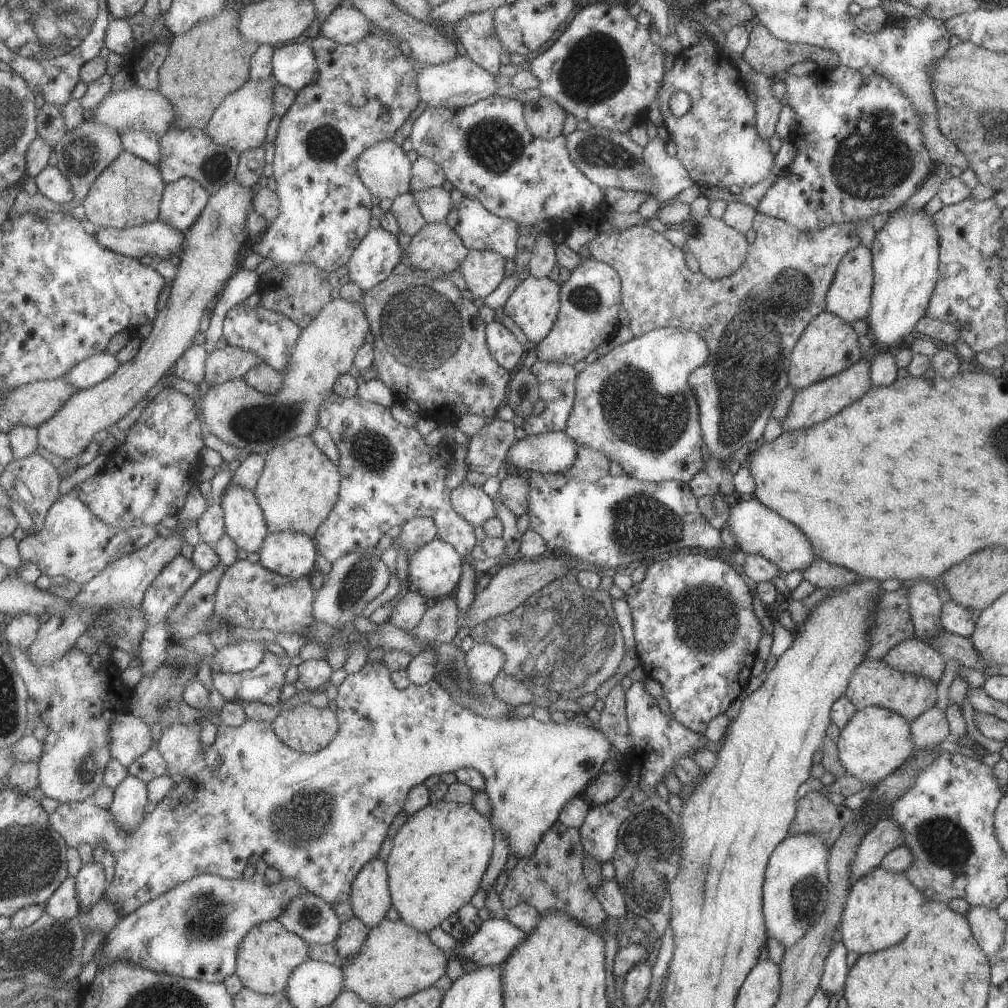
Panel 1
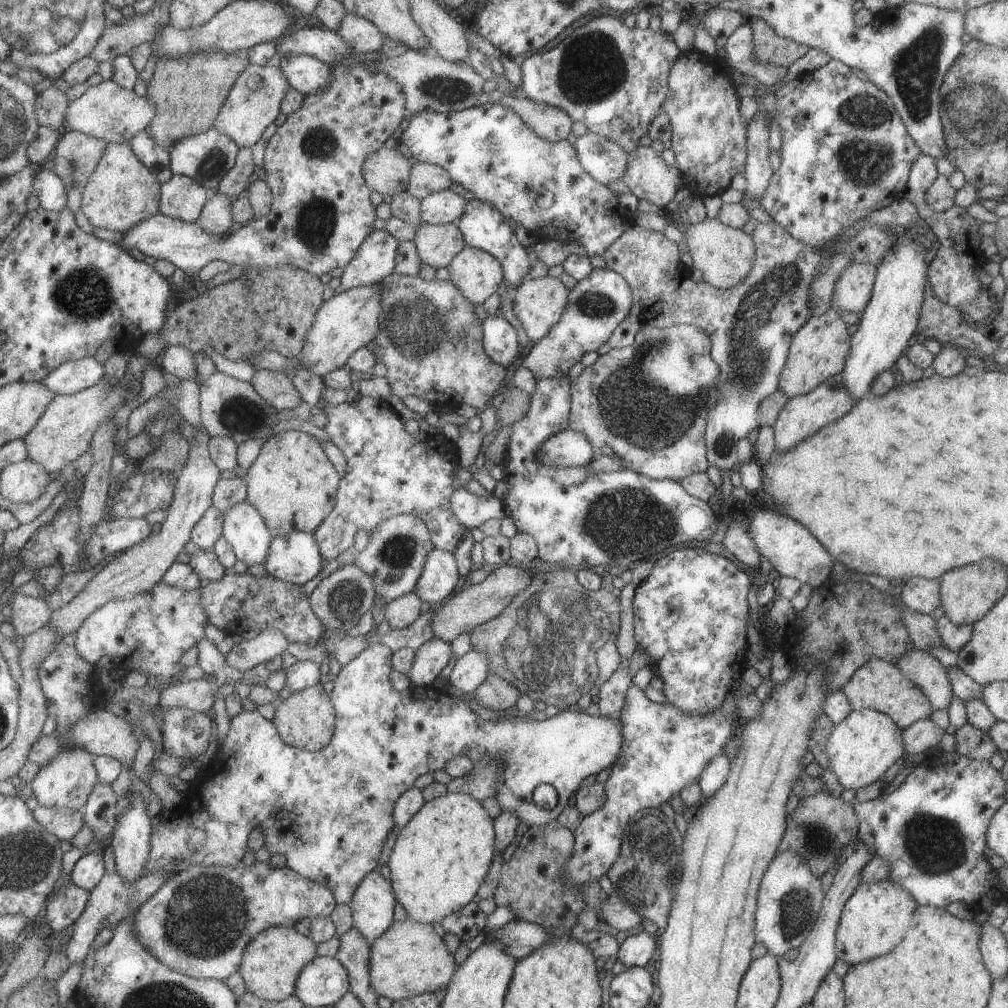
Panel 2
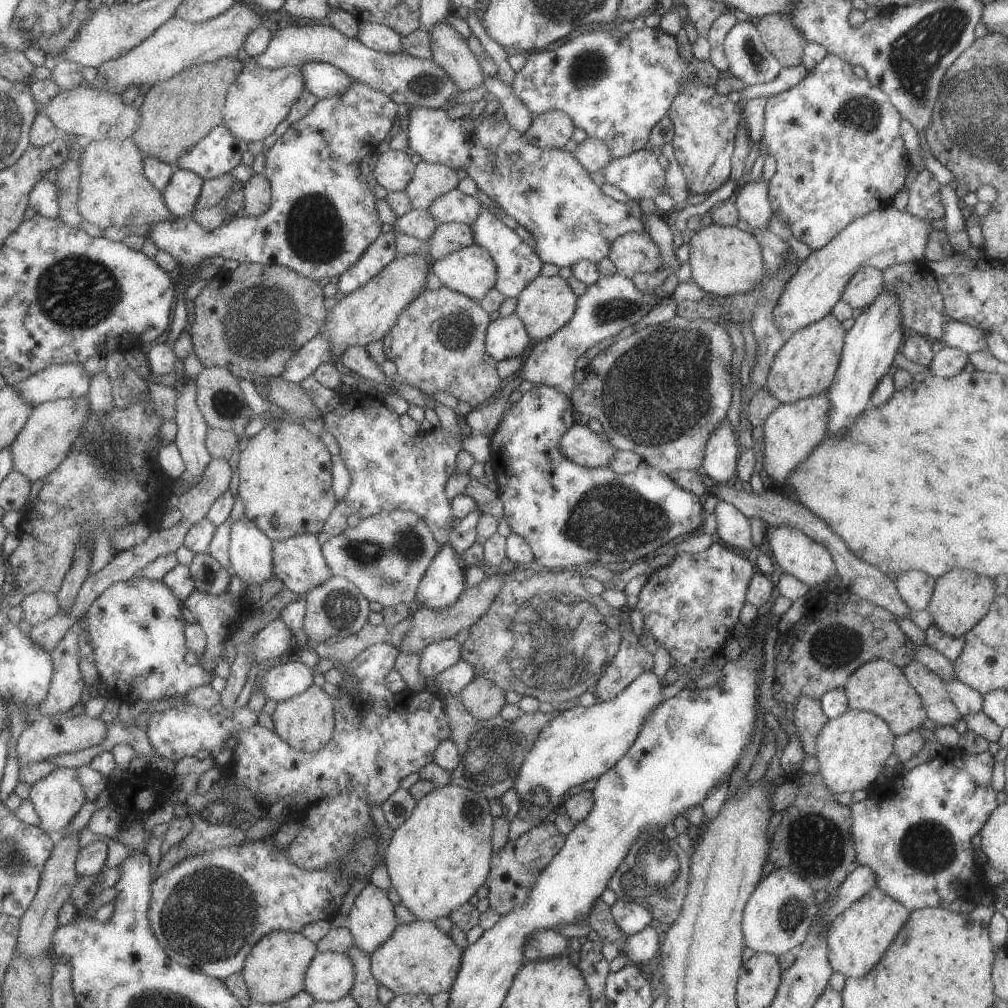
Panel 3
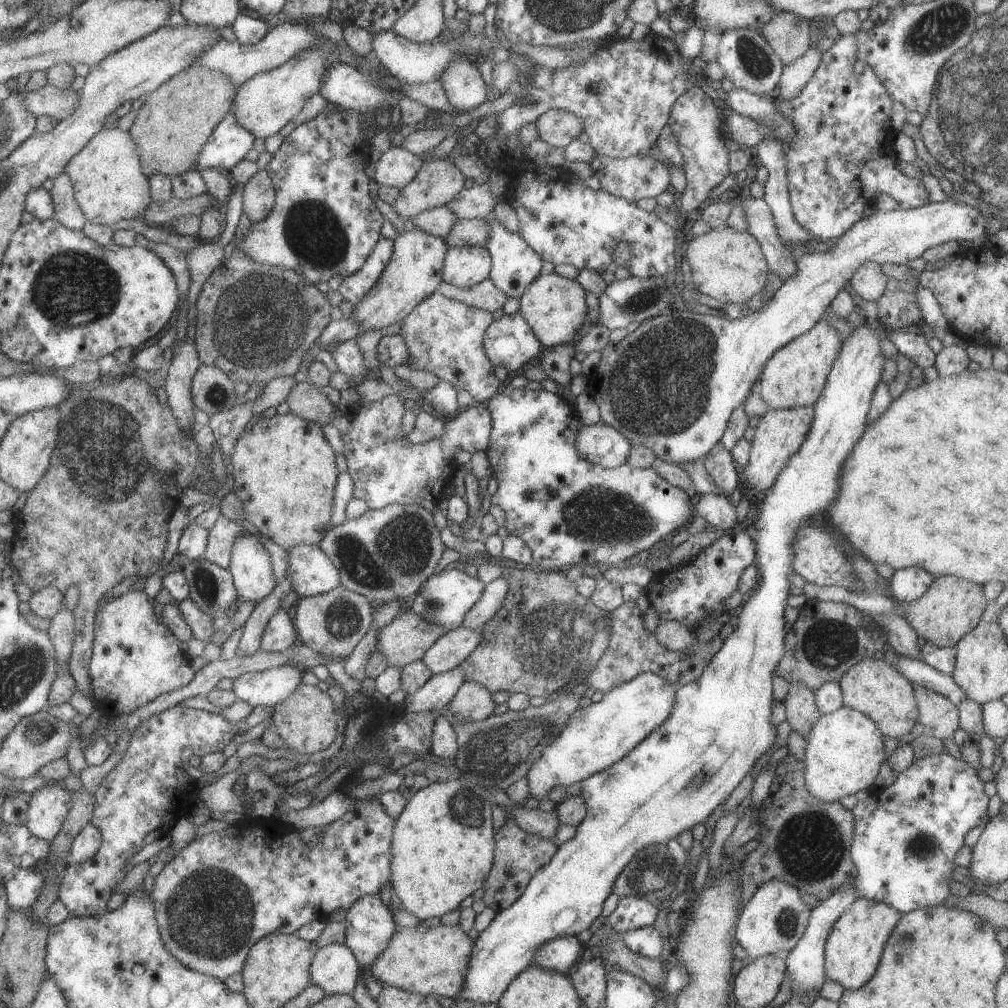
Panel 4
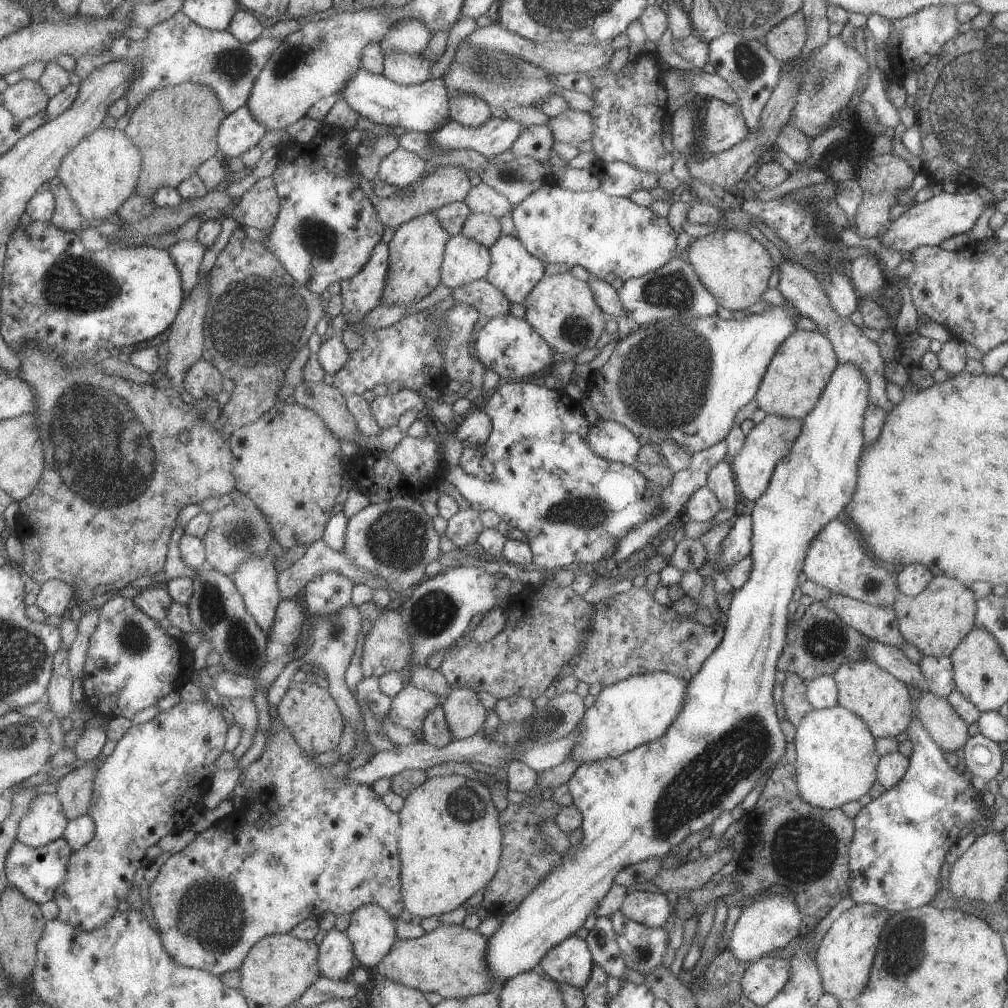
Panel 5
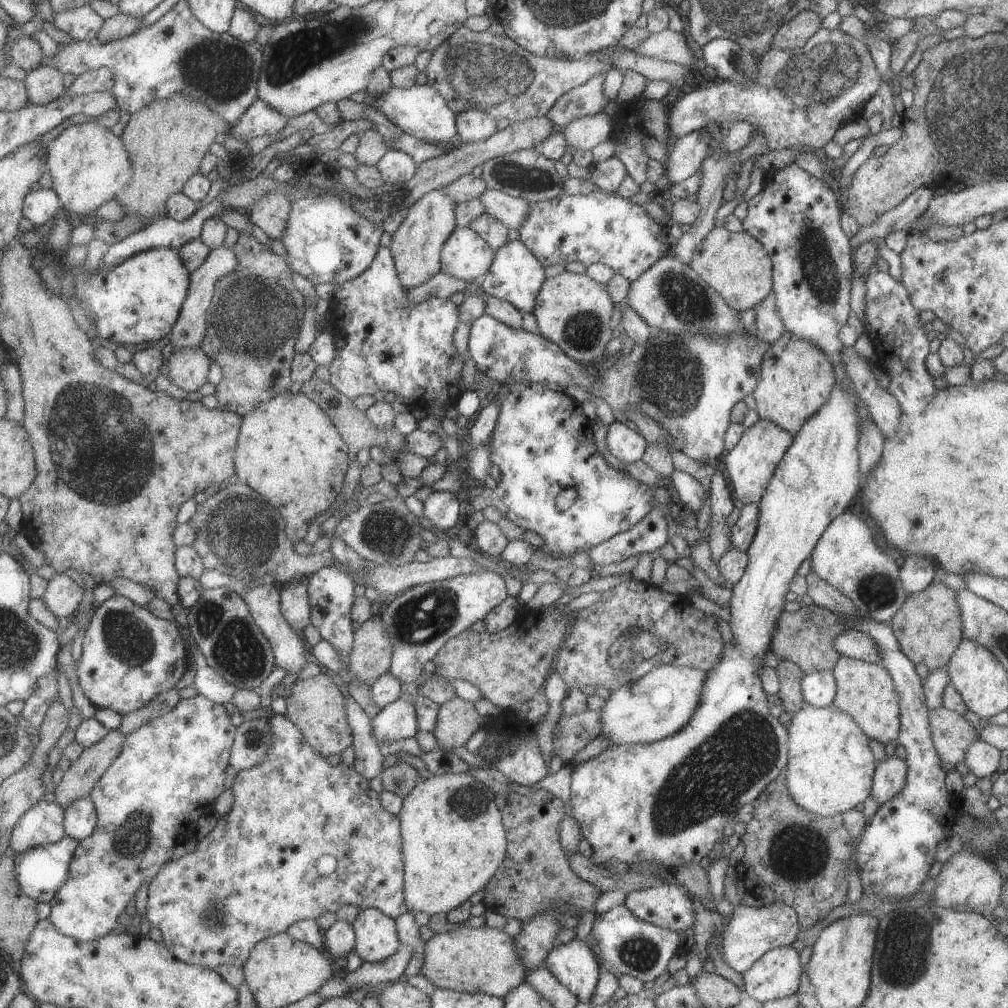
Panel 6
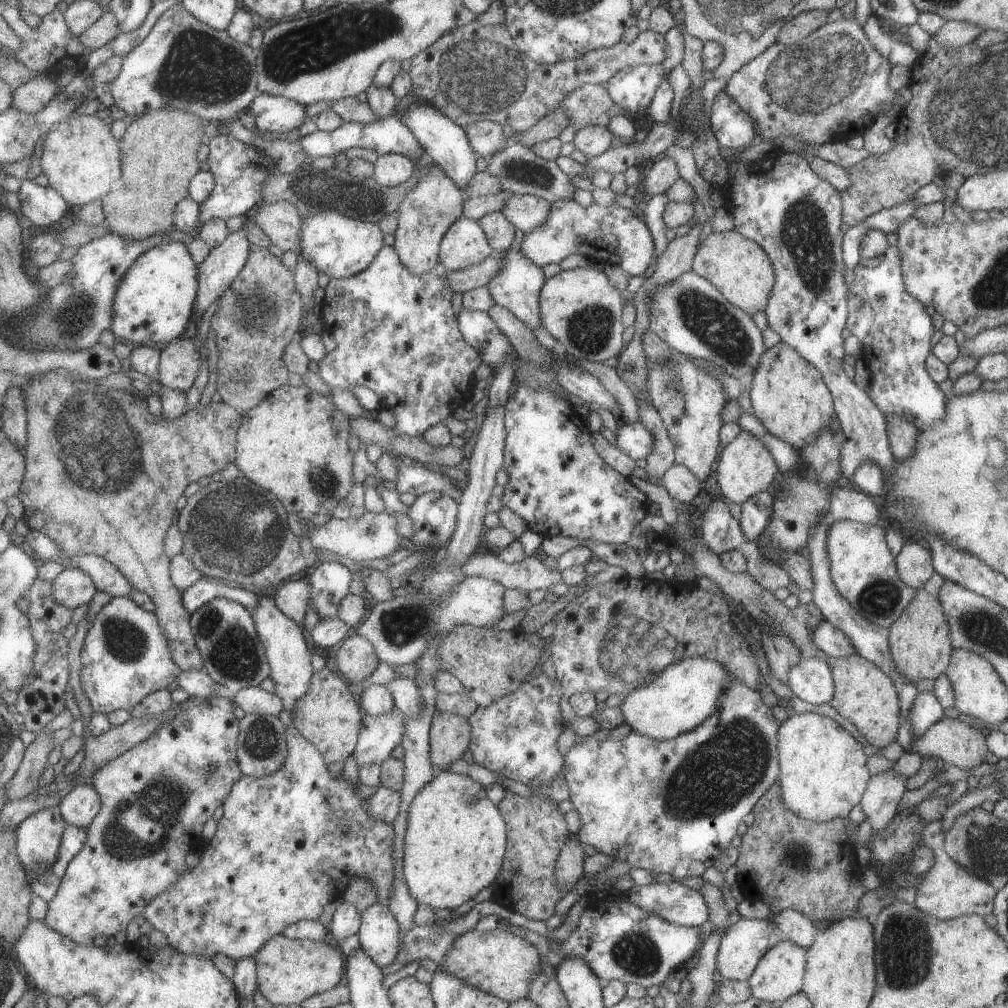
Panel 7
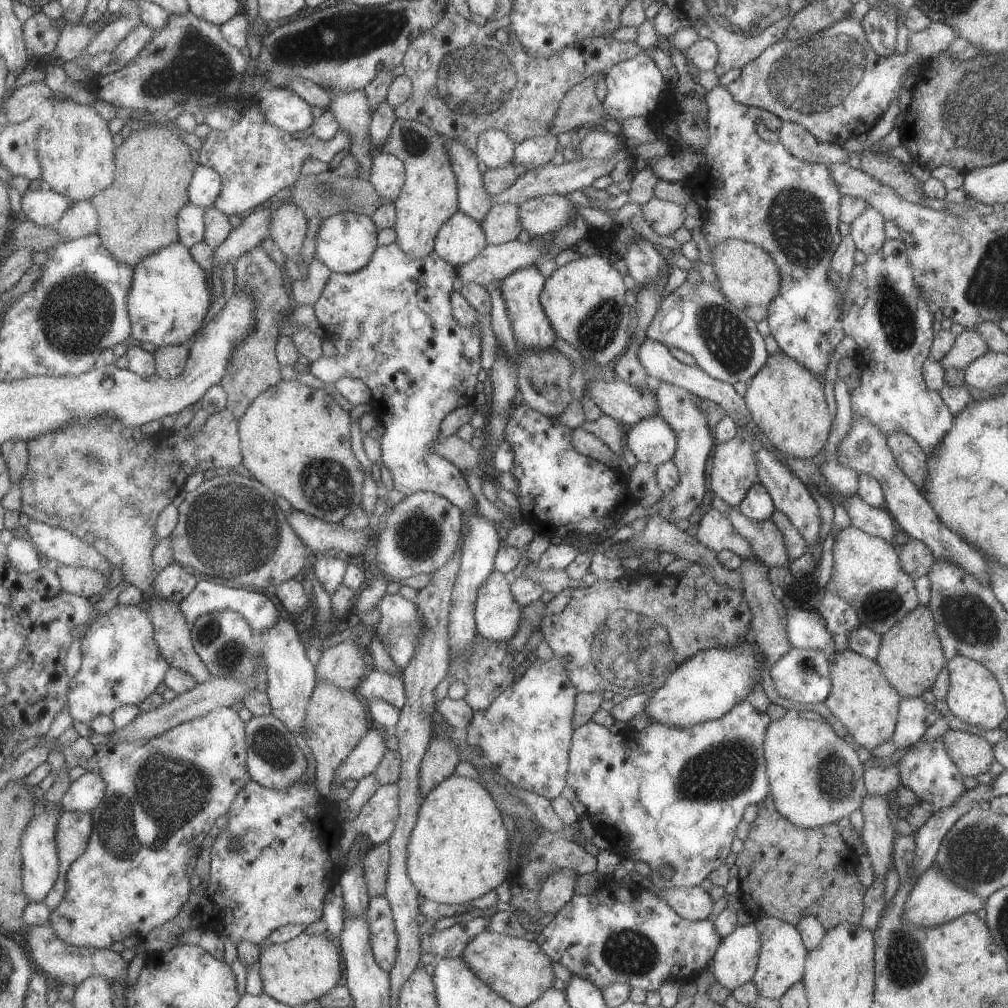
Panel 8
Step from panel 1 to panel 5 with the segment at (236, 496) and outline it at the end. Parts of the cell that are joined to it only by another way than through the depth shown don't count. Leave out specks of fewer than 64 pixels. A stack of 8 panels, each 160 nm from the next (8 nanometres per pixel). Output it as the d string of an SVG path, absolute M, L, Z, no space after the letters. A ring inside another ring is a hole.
M251 556L233 573L233 585L241 594L246 612L265 635L271 632L275 608L281 601L277 570L272 560Z

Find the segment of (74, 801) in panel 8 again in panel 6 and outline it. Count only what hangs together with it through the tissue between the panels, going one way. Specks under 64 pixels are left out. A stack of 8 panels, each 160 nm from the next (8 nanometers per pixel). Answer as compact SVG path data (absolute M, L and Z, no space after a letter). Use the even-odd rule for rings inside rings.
M90 797L79 798L66 809L66 835L81 843L95 833L98 820L99 814L95 802Z

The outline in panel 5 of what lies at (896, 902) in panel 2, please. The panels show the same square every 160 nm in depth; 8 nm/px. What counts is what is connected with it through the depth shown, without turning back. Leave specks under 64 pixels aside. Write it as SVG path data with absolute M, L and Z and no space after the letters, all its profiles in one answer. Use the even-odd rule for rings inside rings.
M855 903L850 909L844 910L839 918L831 923L827 932L820 939L820 943L816 946L816 965L819 969L822 987L824 992L832 994L838 1002L845 999L851 1000L863 991L863 987L868 981L880 932L883 930L889 915L884 908L877 905Z

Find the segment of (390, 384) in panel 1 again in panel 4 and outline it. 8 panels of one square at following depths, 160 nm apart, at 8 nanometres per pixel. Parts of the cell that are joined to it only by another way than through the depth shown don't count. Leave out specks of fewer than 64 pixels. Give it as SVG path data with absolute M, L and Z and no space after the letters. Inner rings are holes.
M435 292L424 298L405 318L401 324L398 334L403 337L407 347L409 358L406 360L406 366L410 370L427 370L438 379L444 380L450 384L456 391L468 392L475 404L484 405L497 395L499 382L493 375L493 365L486 357L483 350L483 335L487 325L493 320L490 312L463 304L462 302L444 297L441 293Z

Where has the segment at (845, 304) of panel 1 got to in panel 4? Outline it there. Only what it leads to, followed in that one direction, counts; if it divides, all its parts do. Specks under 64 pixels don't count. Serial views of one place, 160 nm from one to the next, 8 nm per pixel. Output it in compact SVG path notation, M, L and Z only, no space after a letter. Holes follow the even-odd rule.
M869 261L855 270L848 283L856 296L865 302L876 301L885 290L886 276L882 266Z

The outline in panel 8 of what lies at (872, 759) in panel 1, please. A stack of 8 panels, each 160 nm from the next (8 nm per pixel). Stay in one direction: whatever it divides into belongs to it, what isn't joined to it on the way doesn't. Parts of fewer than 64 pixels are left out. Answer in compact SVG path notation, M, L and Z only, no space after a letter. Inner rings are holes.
M794 710L767 726L763 741L769 792L775 810L791 824L800 829L812 829L839 822L859 808L866 795L863 773L866 765L859 762L856 749L835 735L833 729L821 716L800 714Z

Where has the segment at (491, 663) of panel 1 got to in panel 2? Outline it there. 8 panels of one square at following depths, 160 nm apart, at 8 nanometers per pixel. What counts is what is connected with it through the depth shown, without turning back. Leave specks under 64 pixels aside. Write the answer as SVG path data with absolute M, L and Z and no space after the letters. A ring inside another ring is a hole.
M472 648L458 656L444 686L453 686L463 693L473 692L487 678L489 667L487 655Z

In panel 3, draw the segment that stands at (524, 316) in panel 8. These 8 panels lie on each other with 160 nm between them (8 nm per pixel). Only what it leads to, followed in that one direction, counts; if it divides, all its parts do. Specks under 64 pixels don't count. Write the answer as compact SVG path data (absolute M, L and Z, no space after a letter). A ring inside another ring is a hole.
M487 208L481 210L477 218L470 224L473 242L483 247L494 260L497 274L494 287L504 297L516 297L528 282L531 282L540 274L542 262L538 254L521 240L521 238L510 230L501 219L495 218Z

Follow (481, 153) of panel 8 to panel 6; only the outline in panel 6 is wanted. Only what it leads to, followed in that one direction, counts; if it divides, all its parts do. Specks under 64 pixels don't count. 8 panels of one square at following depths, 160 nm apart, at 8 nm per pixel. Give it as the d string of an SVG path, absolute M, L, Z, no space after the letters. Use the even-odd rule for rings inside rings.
M469 108L455 116L457 135L462 143L486 140L497 132L496 116L491 112L486 113L477 108Z

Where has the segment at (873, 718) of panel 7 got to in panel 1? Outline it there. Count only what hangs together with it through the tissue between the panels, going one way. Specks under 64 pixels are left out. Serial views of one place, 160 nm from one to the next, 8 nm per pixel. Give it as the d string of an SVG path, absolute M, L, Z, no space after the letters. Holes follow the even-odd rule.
M863 659L854 670L844 695L853 703L856 710L877 705L900 714L911 722L923 711L936 704L936 684L924 676L902 673L887 666L881 659Z

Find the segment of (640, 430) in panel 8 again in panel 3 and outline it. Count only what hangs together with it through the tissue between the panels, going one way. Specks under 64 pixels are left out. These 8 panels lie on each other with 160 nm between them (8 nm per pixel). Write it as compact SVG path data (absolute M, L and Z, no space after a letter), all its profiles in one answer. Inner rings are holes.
M573 423L559 439L559 452L580 467L605 467L615 449L586 426Z

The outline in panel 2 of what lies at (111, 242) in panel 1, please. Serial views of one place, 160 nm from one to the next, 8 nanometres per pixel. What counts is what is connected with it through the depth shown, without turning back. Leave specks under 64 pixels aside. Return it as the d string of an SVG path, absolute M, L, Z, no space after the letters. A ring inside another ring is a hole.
M379 50L374 53L364 53L364 55L351 55L350 57L339 59L336 63L331 63L329 65L331 76L327 86L324 86L321 90L314 90L304 95L302 105L295 110L294 113L286 115L286 119L275 129L274 134L269 138L265 145L264 163L262 167L264 172L263 180L267 183L272 194L272 203L269 214L259 217L258 219L253 218L248 223L237 226L231 234L218 237L215 235L208 235L197 223L186 223L181 219L174 219L173 217L159 213L147 220L139 222L133 229L124 233L123 238L117 244L128 251L136 248L146 256L153 256L157 260L163 259L165 261L171 261L177 268L183 270L188 278L195 278L195 274L197 274L197 272L210 260L223 260L230 265L243 264L247 267L265 266L273 268L277 265L291 265L306 270L318 277L325 273L335 274L339 272L351 258L355 256L363 239L368 234L371 234L371 231L374 229L372 224L373 220L376 218L375 208L369 201L369 193L371 190L369 190L362 177L361 169L363 161L369 153L375 152L383 145L383 142L385 142L387 138L396 134L399 129L402 128L405 121L404 115L407 114L404 106L404 102L406 101L405 95L403 94L399 83L392 81L392 78L387 76L383 71L376 71L366 65L366 63L373 61L374 59L379 59L382 54L383 53Z

